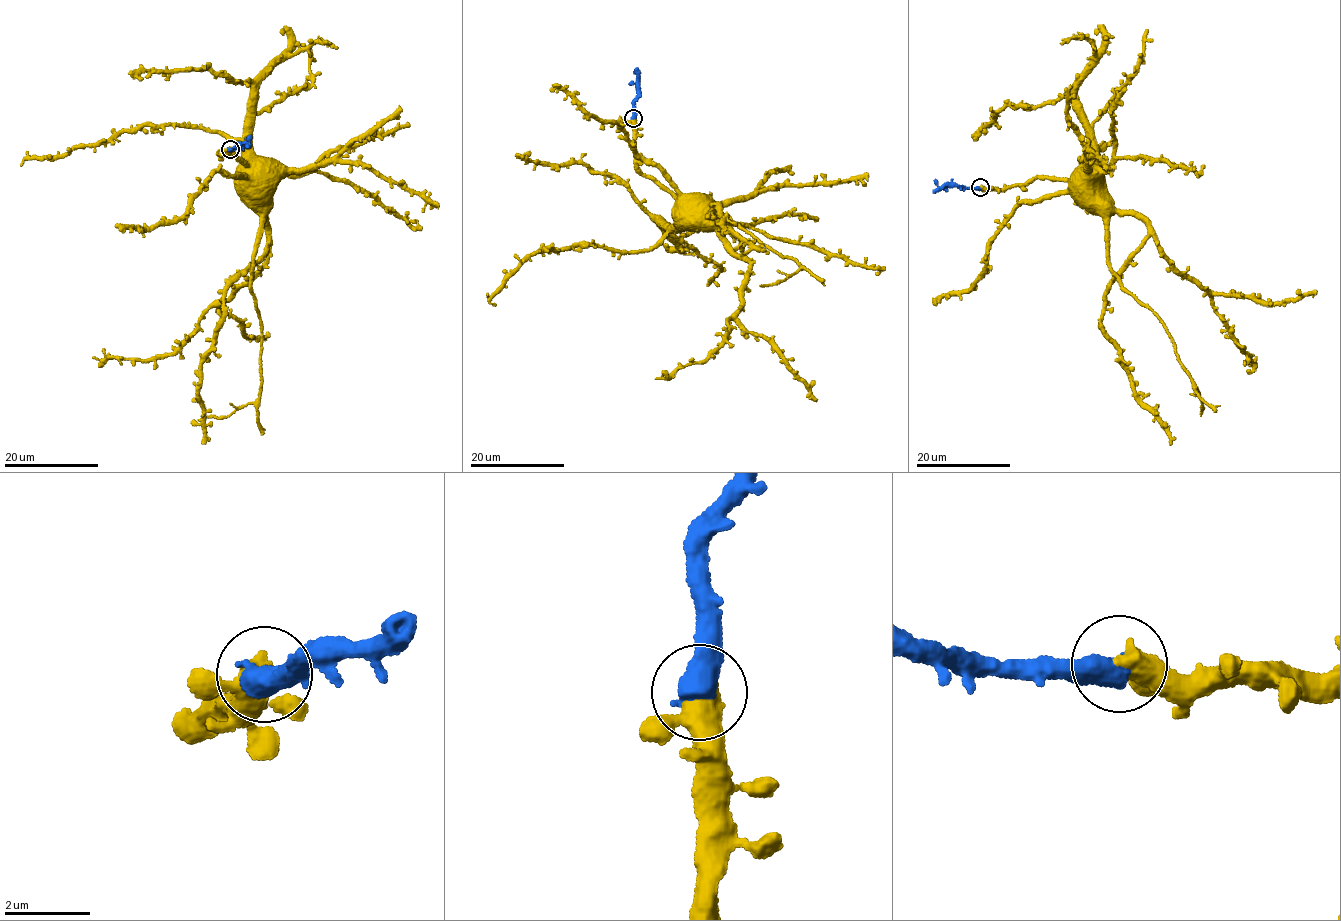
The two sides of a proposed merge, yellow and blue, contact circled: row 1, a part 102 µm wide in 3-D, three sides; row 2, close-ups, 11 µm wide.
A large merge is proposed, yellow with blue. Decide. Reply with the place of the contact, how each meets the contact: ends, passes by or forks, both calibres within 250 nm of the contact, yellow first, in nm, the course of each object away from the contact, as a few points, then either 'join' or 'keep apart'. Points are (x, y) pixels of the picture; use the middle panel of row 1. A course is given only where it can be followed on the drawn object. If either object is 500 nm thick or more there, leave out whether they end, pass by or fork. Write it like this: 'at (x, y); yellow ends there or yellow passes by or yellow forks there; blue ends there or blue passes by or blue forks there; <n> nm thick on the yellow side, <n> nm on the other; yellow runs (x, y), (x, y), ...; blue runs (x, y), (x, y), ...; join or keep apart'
at (633, 118); 400 nm thick on the yellow side, 650 nm on the other; yellow runs (633, 119), (643, 173), (737, 255), (736, 237), (713, 212), (719, 203), (724, 227), (766, 250); blue runs (633, 119), (633, 99), (638, 92), (635, 72); join

